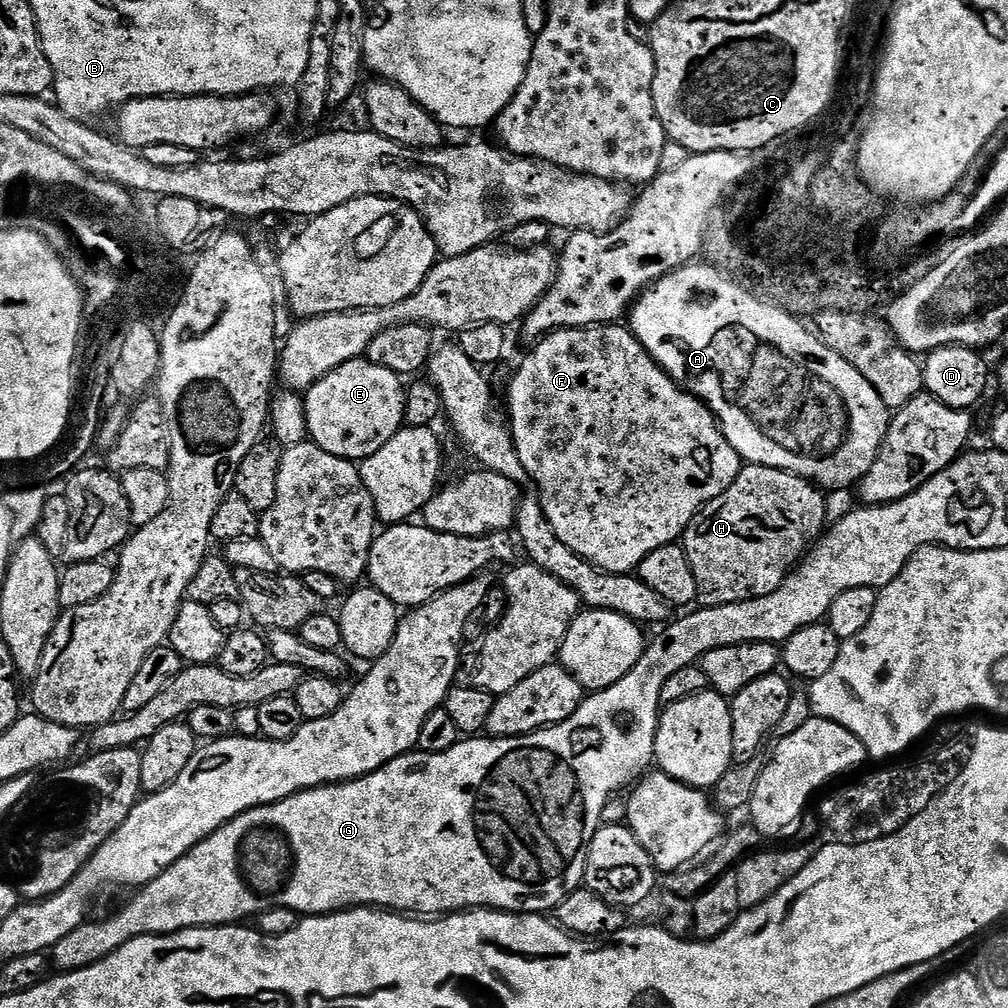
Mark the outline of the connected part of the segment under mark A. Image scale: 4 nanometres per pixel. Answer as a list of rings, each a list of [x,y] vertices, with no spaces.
[[[693,262],[675,268],[651,288],[644,289],[636,297],[636,302],[630,309],[631,316],[630,327],[633,334],[640,339],[640,344],[658,362],[661,370],[667,376],[676,381],[685,392],[692,393],[703,404],[708,405],[708,409],[716,415],[716,423],[719,424],[720,431],[730,442],[730,446],[734,446],[741,461],[781,468],[783,472],[792,472],[795,476],[811,480],[813,484],[824,490],[851,489],[853,486],[859,485],[864,475],[870,470],[874,458],[880,453],[884,436],[888,432],[890,409],[882,402],[878,390],[874,390],[874,386],[870,386],[870,382],[866,382],[866,378],[862,378],[862,374],[858,374],[858,370],[854,370],[854,366],[850,366],[850,362],[846,362],[846,358],[834,354],[834,350],[827,348],[809,325],[808,329],[806,325],[799,324],[792,317],[795,315],[789,309],[780,308],[771,300],[757,296],[755,291],[749,290],[743,283],[737,282],[723,268],[717,268],[715,264]]]

